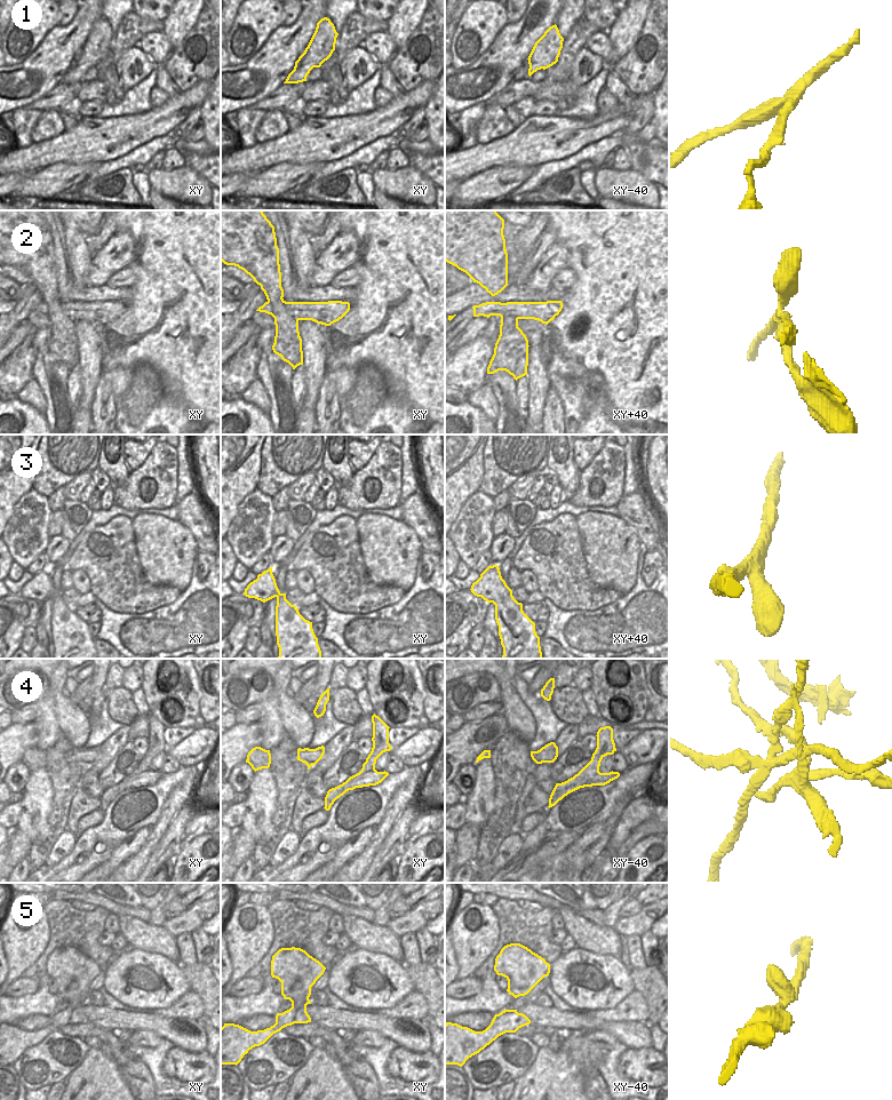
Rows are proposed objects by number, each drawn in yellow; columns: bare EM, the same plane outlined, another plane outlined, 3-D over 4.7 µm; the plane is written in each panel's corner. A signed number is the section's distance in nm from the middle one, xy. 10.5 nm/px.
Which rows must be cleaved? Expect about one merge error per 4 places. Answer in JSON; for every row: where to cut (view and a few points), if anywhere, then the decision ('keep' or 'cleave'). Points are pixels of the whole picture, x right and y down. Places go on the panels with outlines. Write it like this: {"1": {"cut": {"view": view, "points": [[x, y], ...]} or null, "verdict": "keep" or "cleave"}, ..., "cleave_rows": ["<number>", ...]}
{"1": {"cut": null, "verdict": "keep"}, "2": {"cut": {"view": "xy", "points": [[286, 302], [287, 311], [297, 320]]}, "verdict": "cleave"}, "3": {"cut": null, "verdict": "keep"}, "4": {"cut": {"view": "xy", "points": [[300, 759], [305, 759], [311, 765]]}, "verdict": "cleave"}, "5": {"cut": null, "verdict": "keep"}, "cleave_rows": ["2", "4"]}

